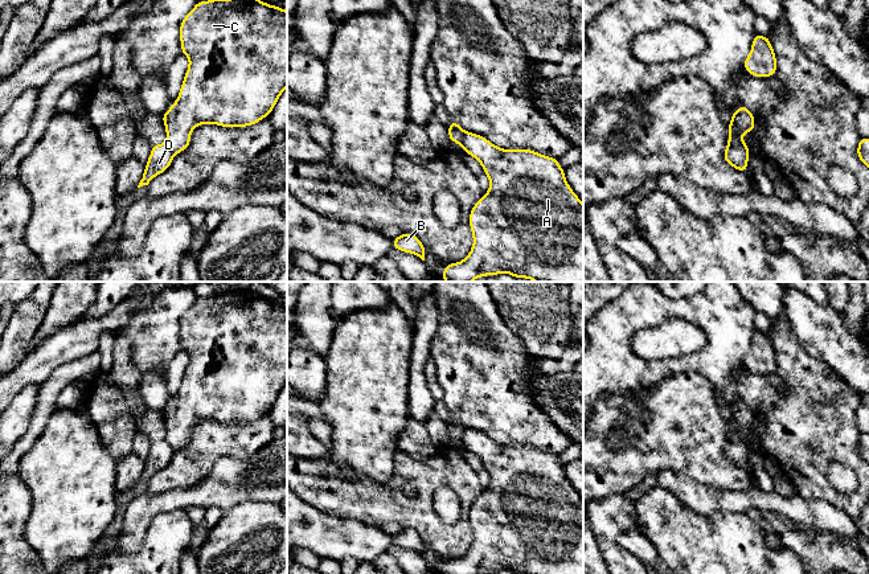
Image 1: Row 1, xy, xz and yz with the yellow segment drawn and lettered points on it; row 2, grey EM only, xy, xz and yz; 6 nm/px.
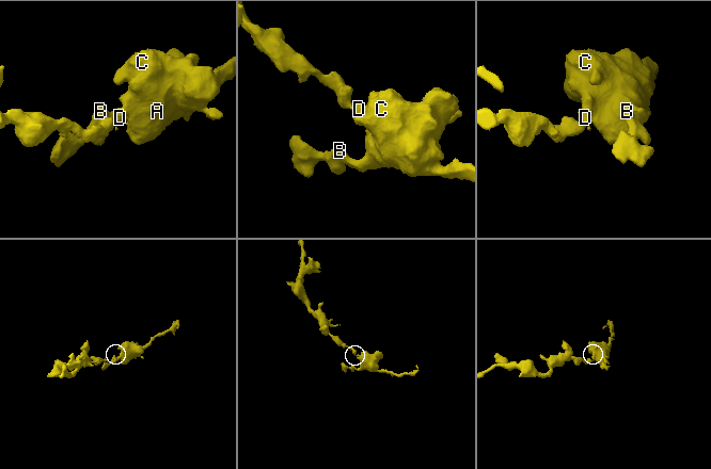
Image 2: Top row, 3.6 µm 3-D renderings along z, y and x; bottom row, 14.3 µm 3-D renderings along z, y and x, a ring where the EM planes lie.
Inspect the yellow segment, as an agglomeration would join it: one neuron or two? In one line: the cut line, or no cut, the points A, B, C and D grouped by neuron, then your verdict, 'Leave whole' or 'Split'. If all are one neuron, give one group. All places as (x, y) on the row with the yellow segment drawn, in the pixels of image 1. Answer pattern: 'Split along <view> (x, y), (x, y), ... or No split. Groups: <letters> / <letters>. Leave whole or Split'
Split along yz (729, 143), (747, 150). Groups: A B C / D. Split

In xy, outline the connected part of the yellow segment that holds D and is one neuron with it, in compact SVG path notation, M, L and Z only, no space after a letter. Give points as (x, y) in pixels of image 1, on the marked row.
M165 143L152 145L151 155L145 164L143 177L138 188L148 185L155 176L165 172L169 168L173 157L175 153L169 149L169 147Z

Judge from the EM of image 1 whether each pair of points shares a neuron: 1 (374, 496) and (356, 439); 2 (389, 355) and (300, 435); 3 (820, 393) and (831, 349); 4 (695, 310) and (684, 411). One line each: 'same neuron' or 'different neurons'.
1: different neurons
2: different neurons
3: different neurons
4: different neurons

